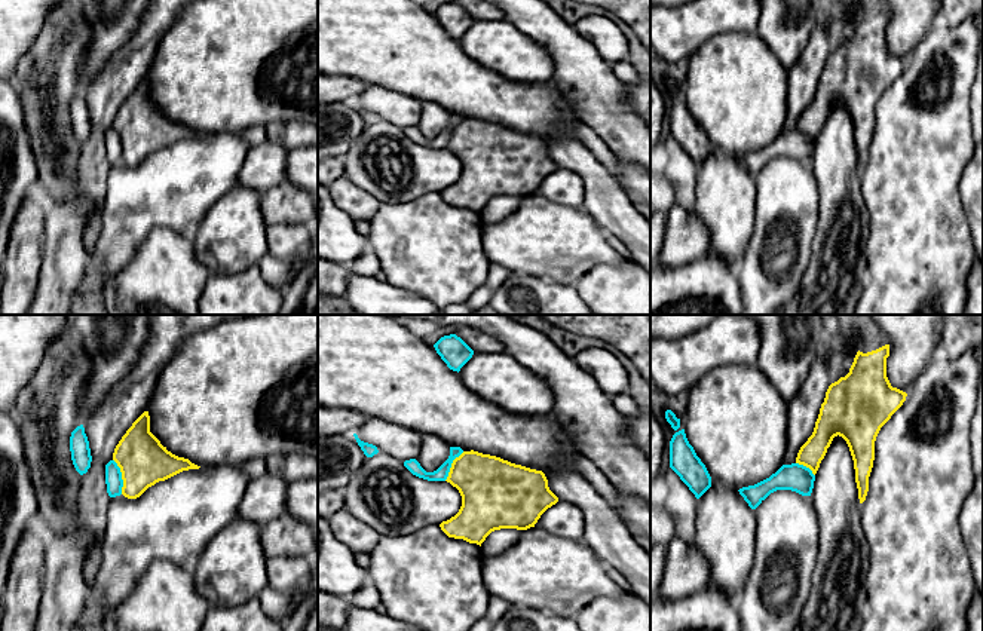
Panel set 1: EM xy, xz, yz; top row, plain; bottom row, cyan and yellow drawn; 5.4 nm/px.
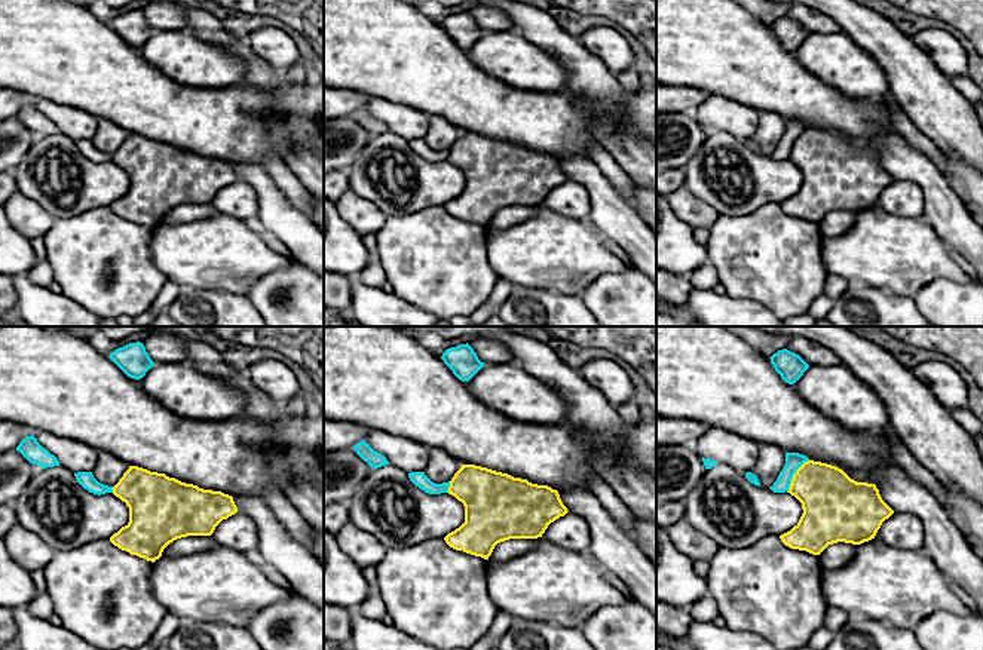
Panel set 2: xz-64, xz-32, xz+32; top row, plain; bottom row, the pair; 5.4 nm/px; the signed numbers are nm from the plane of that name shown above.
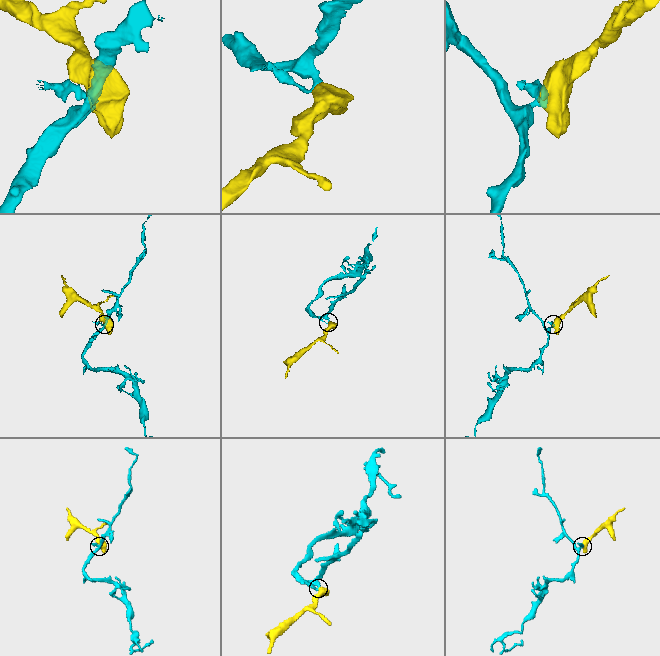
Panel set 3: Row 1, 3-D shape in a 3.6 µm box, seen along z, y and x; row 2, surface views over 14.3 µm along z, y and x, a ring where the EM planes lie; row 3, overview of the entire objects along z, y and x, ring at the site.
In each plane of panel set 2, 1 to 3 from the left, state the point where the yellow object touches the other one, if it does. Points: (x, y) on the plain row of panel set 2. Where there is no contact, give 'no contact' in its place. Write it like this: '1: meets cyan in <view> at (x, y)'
1: meets cyan in xz-64 at (112, 158)
2: meets cyan in xz-32 at (449, 153)
3: meets cyan in xz+32 at (793, 141)

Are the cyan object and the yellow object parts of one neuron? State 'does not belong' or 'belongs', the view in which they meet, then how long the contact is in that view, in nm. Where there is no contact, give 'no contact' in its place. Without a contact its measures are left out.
does not belong | xy | 200 nm

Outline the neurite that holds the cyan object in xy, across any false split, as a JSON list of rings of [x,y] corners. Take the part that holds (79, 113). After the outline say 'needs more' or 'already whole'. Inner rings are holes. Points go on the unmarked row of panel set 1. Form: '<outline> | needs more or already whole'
[[[83,92],[77,94],[70,104],[71,128],[76,138],[83,143],[91,135],[92,123],[89,108],[85,101]]] | already whole

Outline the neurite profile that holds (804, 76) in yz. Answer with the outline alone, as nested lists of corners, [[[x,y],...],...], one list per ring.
[[[827,6],[818,24],[814,27],[800,58],[787,74],[788,88],[786,92],[786,120],[783,132],[796,131],[800,114],[814,99],[821,71],[824,70],[830,52],[830,7]]]

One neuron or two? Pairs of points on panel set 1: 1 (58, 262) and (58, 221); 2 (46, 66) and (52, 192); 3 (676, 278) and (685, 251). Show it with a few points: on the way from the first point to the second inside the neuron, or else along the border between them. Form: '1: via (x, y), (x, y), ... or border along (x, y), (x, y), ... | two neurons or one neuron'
1: via (58, 251), (58, 232) | one neuron
2: via (46, 97), (46, 131), (52, 138), (52, 161) | one neuron
3: border along (706, 253), (685, 263), (665, 267) | two neurons

